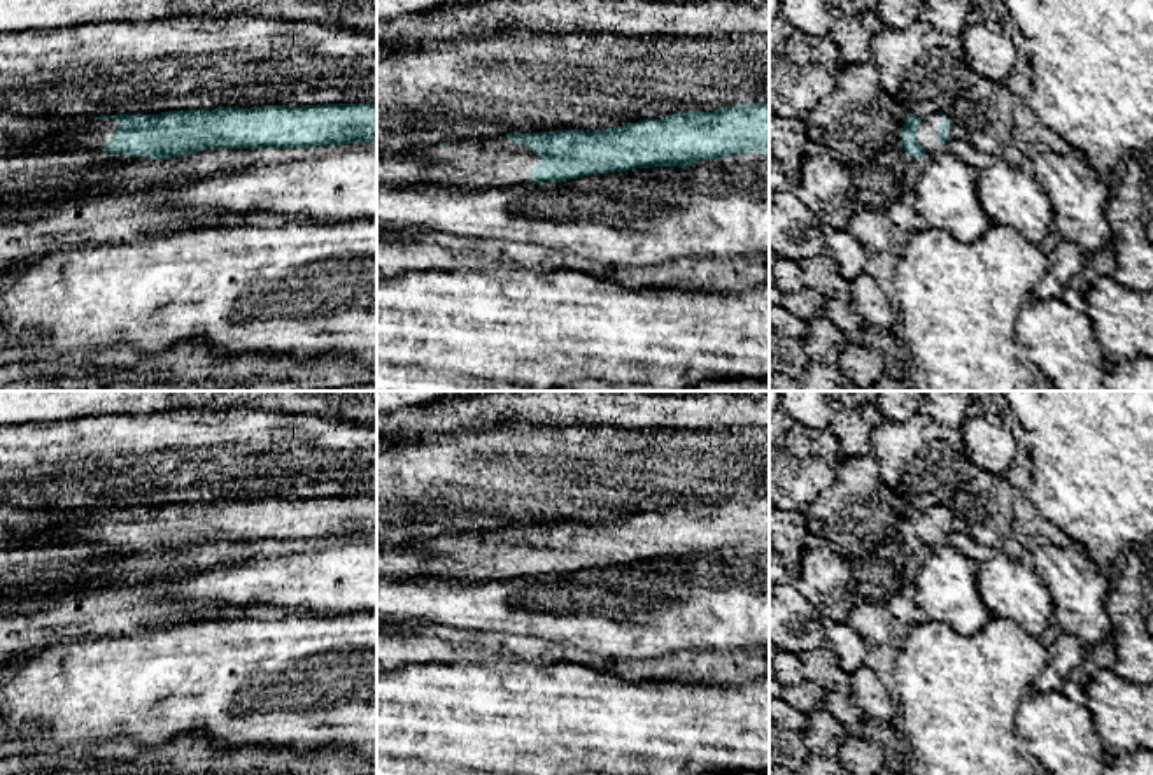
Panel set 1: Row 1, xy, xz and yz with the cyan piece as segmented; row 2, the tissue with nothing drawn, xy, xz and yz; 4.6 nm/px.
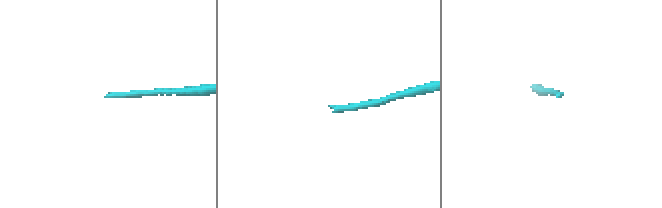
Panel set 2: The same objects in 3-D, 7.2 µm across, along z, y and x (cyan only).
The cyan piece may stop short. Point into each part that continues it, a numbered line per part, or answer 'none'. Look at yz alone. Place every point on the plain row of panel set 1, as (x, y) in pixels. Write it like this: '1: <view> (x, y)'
1: yz (927, 525)

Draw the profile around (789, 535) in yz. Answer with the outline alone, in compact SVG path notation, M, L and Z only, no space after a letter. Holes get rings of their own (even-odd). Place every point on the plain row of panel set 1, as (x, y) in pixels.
M769 508L769 540L790 575L797 575L806 547L820 547L825 542L804 524L804 514L797 510Z

